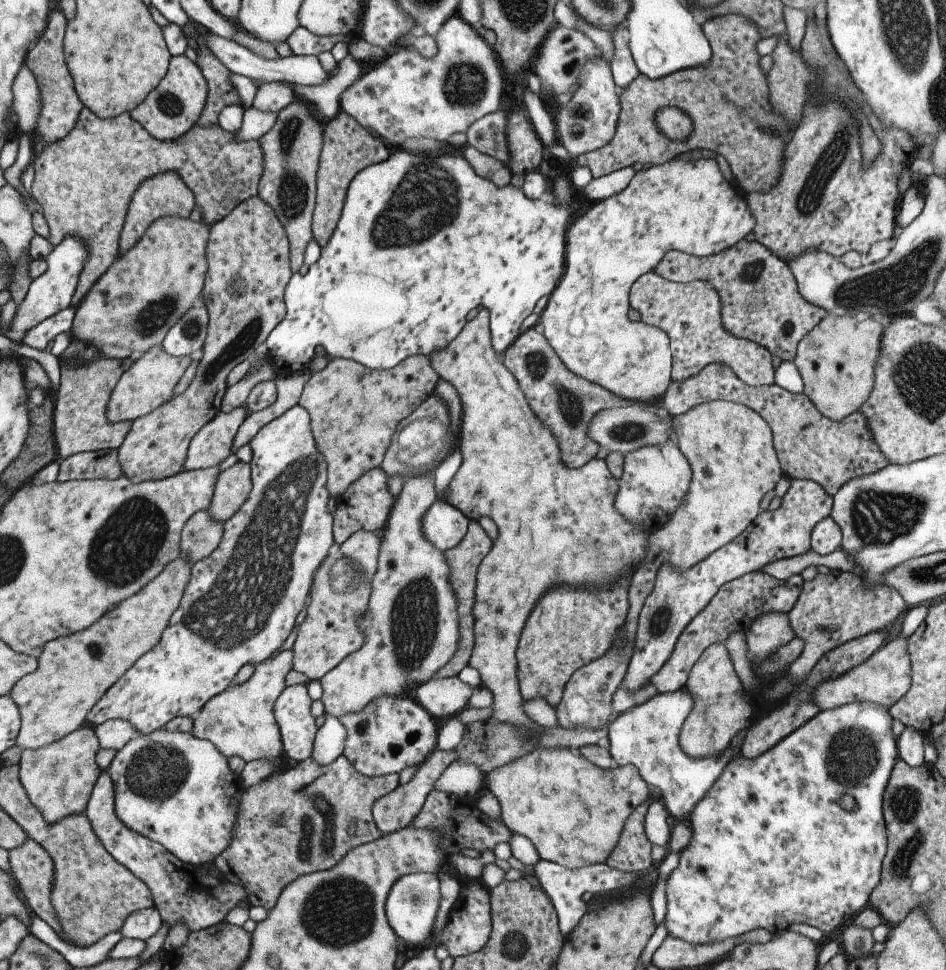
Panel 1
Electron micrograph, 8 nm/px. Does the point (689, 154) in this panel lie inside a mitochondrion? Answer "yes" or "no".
no

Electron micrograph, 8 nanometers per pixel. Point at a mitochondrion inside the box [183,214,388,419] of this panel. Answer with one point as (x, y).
(241, 343)

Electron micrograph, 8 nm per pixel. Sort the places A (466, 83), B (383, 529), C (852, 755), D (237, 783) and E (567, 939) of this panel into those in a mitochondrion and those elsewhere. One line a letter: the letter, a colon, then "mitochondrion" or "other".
A: mitochondrion
B: other
C: mitochondrion
D: other
E: other

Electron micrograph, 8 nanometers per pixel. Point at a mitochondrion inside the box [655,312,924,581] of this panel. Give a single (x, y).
(781, 334)

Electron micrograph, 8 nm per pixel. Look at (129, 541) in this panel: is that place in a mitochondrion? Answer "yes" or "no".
yes

